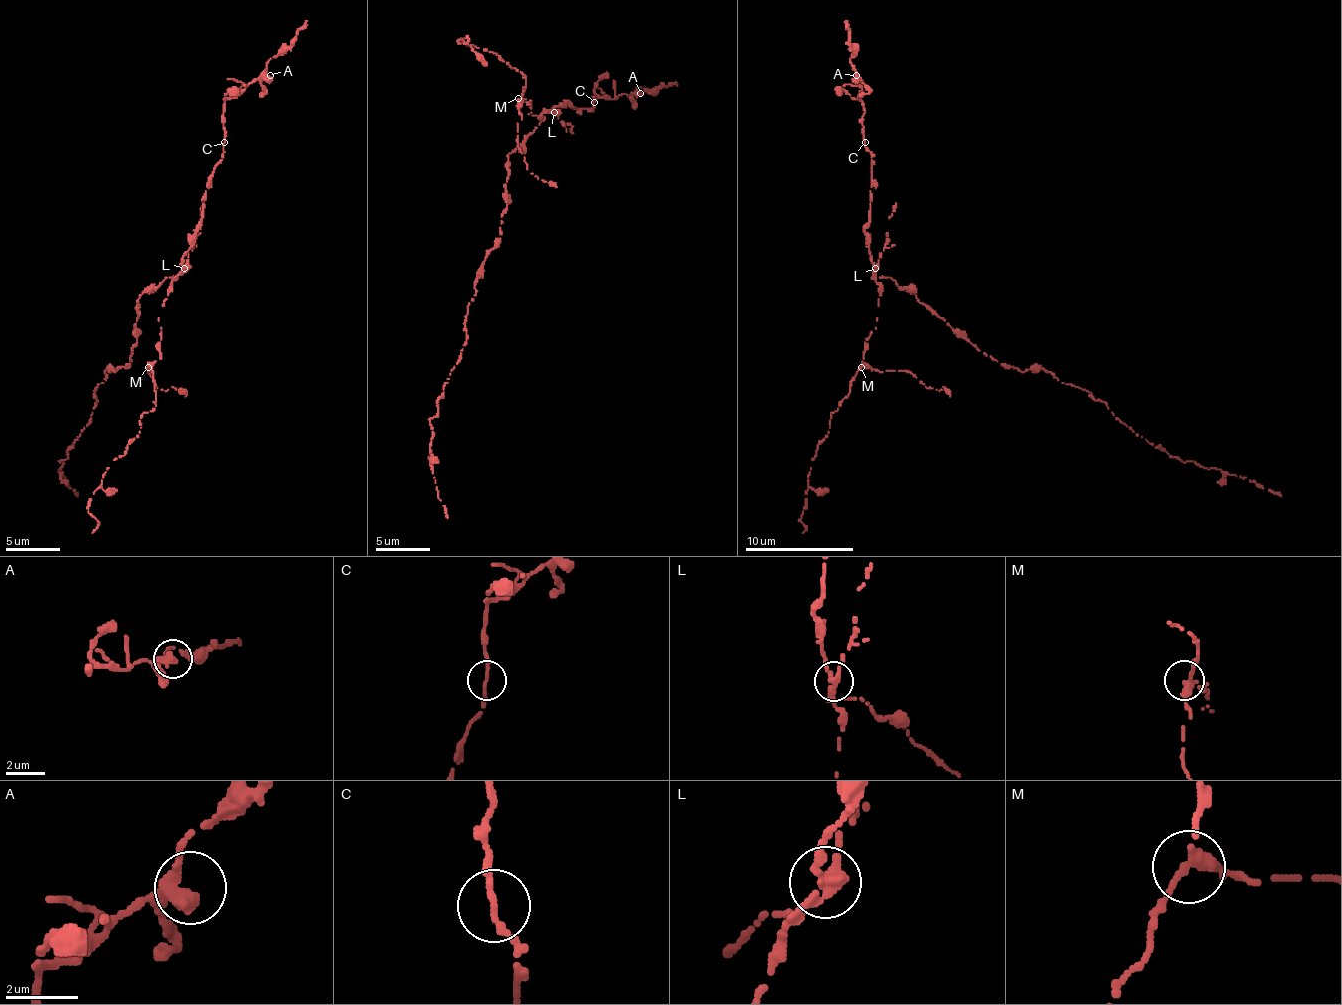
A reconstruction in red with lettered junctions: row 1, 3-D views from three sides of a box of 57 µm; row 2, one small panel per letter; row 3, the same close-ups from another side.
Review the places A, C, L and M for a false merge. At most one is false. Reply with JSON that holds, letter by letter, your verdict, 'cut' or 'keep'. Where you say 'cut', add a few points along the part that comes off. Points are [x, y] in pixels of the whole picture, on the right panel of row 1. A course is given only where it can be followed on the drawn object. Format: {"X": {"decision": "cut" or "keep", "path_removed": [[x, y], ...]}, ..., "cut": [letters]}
{"A": {"decision": "keep"}, "C": {"decision": "keep"}, "L": {"decision": "cut", "path_removed": [[875, 267], [1002, 364], [1045, 370], [1085, 389], [1183, 462], [1256, 480], [1280, 497]]}, "M": {"decision": "keep"}, "cut": ["L"]}

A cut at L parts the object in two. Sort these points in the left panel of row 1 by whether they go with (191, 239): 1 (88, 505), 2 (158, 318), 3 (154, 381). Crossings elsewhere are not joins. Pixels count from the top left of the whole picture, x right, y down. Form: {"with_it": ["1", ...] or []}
{"with_it": ["1", "2", "3"]}

